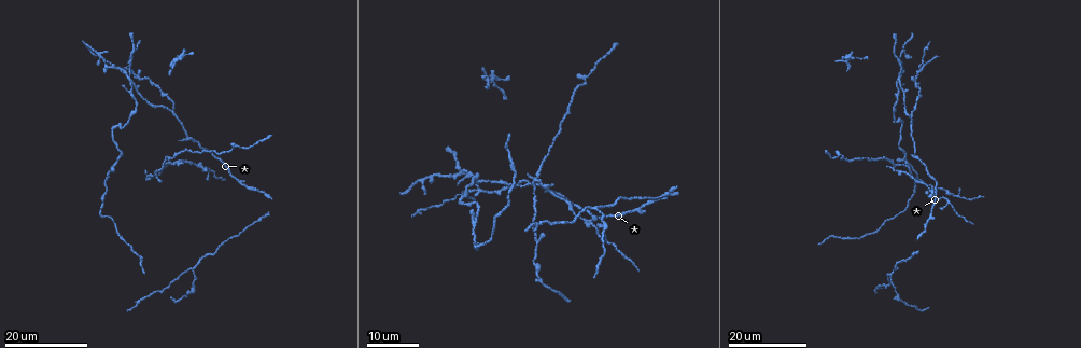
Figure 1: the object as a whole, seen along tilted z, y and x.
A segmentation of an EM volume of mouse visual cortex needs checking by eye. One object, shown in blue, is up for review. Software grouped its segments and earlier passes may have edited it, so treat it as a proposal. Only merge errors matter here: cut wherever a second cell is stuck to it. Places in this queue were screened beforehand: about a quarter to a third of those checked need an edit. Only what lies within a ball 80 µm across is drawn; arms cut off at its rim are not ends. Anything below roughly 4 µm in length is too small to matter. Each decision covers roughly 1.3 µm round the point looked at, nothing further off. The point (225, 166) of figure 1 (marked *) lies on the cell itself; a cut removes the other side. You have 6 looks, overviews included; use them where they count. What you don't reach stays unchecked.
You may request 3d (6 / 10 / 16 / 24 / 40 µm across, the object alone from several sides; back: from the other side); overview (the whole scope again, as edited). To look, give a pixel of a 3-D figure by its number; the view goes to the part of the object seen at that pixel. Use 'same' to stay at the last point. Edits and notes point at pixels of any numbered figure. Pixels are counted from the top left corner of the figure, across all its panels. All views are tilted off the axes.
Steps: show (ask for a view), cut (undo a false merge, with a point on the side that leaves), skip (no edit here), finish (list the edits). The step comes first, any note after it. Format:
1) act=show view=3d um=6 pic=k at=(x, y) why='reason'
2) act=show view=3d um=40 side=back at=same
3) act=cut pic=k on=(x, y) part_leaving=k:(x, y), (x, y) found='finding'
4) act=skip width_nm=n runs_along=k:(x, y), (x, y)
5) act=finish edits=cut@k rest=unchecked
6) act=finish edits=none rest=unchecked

act=show view=3d um=24 pic=1 at=(429, 176) why='calibre changes'

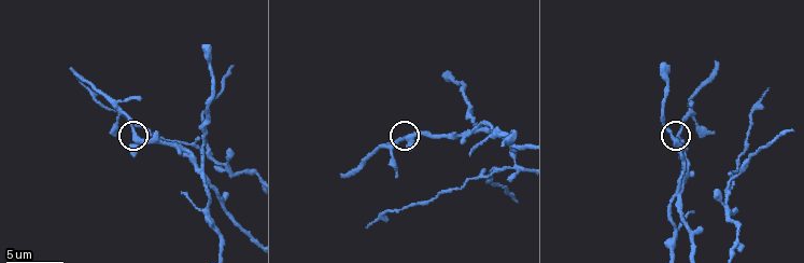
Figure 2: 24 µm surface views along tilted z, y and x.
act=show view=3d um=6 pic=2 at=(137, 138) why='closer look'

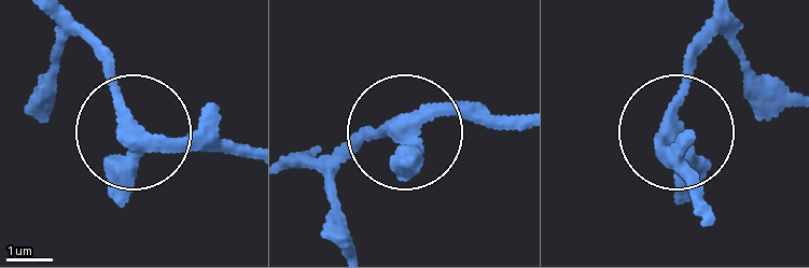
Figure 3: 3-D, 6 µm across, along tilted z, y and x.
act=skip runs_along=3:(248, 155), (143, 141), (112, 74), (64, 24) found='all the same cell'

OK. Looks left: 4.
act=show view=3d um=16 pic=1 at=(528, 186) why='side arm on a straight run'

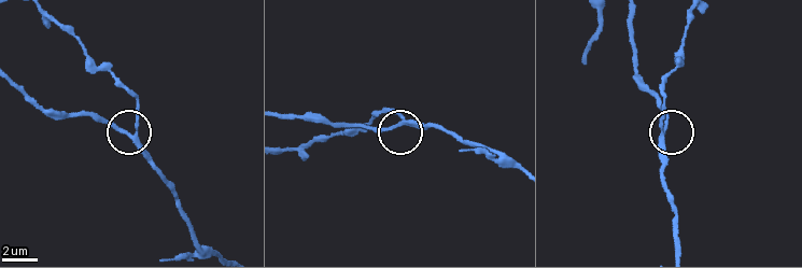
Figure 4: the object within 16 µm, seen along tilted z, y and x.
act=show view=3d um=10 pic=4 at=(400, 122) why='zoom in'

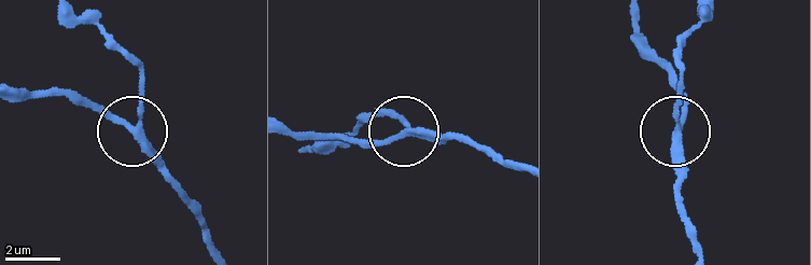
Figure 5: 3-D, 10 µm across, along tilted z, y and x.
act=cut pic=5 on=(140, 108) width_nm=210 part_leaving=5:(144, 142), (136, 66), (89, 18) found='a second cell is stuck on'

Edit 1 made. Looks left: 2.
act=finish edits=cut@5 rest=unchecked

